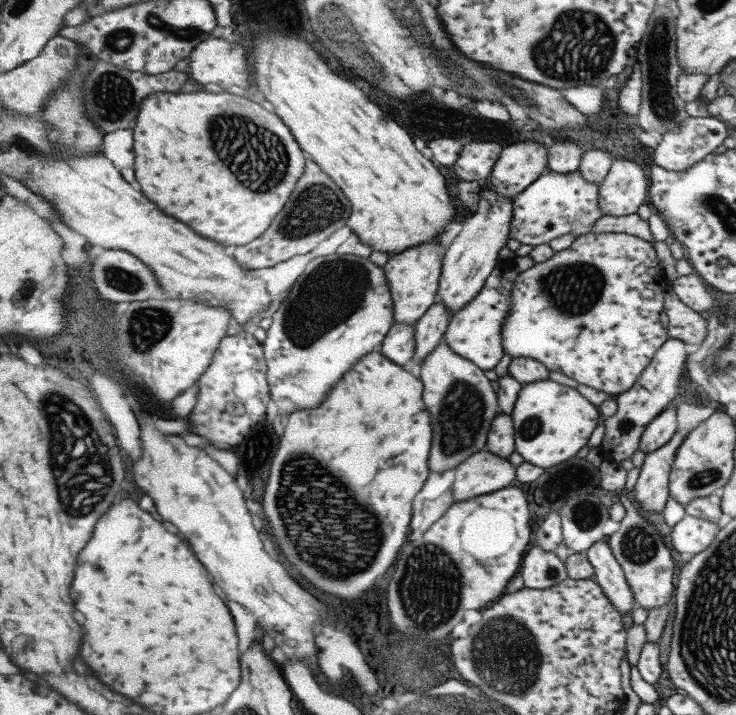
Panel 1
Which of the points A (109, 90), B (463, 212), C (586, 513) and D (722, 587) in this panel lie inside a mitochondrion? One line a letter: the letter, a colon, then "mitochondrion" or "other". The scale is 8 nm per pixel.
A: mitochondrion
B: other
C: mitochondrion
D: mitochondrion

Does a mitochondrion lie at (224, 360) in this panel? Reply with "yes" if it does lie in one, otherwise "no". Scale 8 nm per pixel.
no

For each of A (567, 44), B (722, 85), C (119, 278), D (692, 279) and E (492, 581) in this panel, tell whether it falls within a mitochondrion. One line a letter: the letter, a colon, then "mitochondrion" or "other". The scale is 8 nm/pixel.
A: mitochondrion
B: other
C: mitochondrion
D: other
E: other

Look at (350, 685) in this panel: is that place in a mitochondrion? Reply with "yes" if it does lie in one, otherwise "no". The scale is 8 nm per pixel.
no

